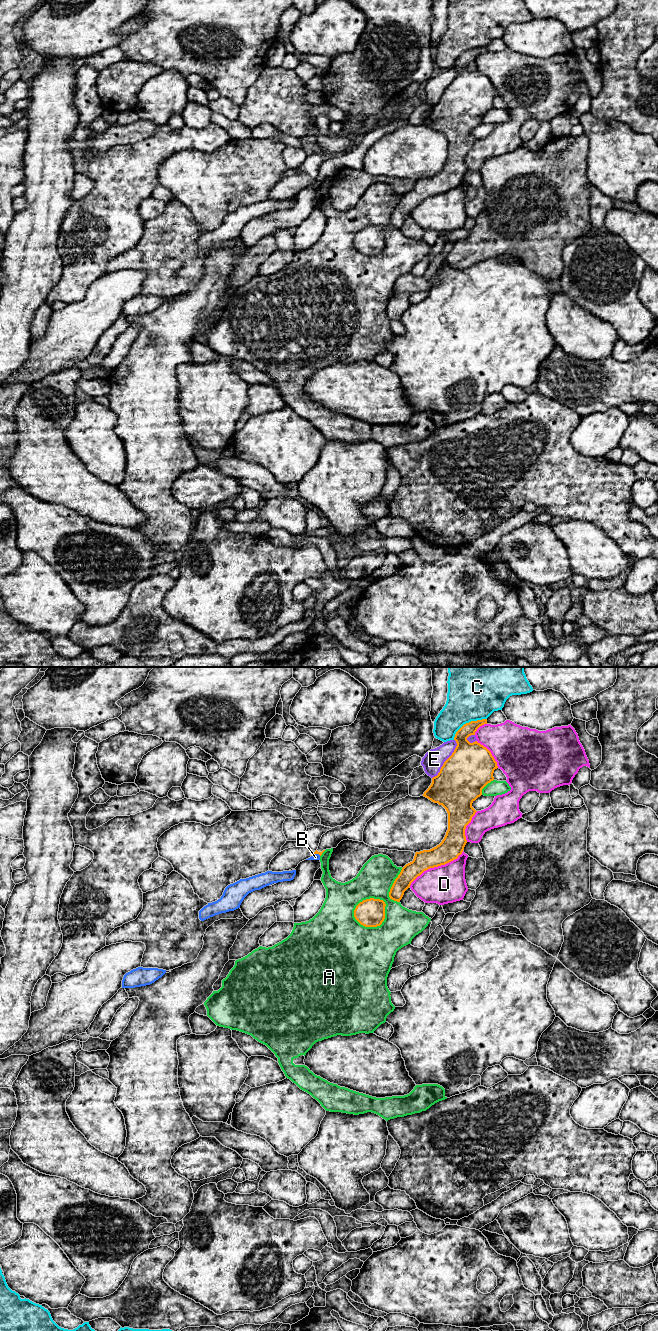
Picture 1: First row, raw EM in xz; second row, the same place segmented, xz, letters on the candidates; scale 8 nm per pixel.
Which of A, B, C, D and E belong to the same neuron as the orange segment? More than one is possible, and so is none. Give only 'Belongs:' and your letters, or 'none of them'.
Belongs: none of them

